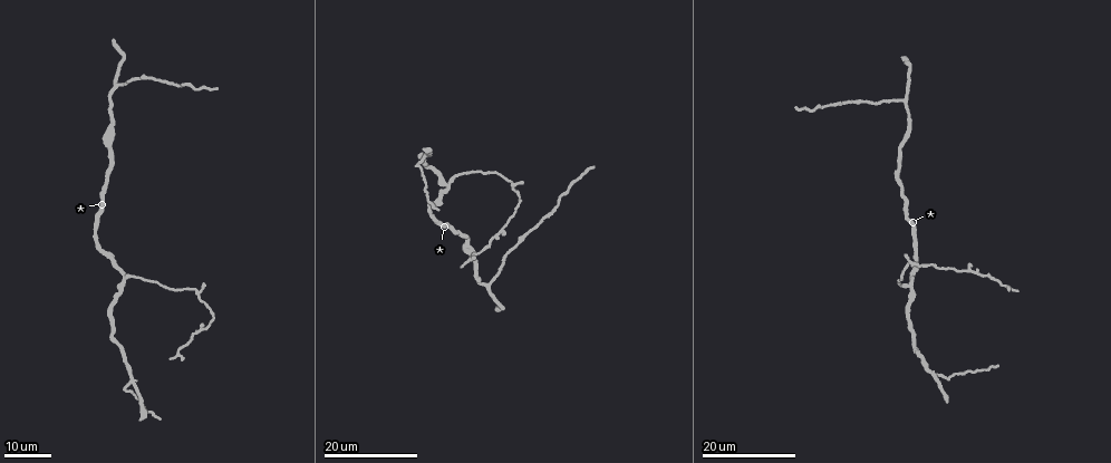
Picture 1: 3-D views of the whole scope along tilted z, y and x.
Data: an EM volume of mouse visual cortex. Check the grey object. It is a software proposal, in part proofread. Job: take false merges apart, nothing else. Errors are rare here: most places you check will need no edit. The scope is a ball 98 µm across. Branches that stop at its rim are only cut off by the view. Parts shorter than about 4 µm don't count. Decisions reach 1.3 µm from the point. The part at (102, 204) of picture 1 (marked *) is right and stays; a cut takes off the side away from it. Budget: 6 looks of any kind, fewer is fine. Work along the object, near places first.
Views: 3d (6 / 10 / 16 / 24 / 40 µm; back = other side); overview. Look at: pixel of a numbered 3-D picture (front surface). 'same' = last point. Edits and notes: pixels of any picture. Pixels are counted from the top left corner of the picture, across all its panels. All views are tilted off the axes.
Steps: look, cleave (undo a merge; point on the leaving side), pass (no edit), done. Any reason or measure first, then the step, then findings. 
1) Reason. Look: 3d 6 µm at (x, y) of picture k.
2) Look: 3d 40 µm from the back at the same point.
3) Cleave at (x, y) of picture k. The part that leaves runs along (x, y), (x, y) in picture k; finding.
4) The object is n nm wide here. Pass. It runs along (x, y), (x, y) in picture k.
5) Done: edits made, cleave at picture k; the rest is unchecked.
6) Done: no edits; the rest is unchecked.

Three arms meet. Look: 3d 16 µm at (513, 183) of picture 1.

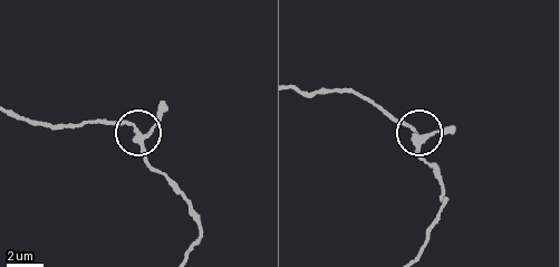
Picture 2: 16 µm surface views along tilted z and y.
Look: 3d 6 µm at (133, 125) of picture 2.

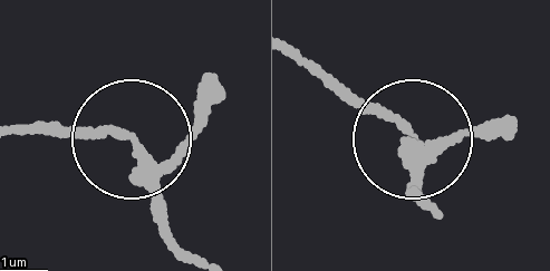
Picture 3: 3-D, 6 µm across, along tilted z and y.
Pass. Continuous, no second neuron.

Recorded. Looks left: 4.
Three-way junction. Look: 3d 24 µm at (448, 185) of picture 1.

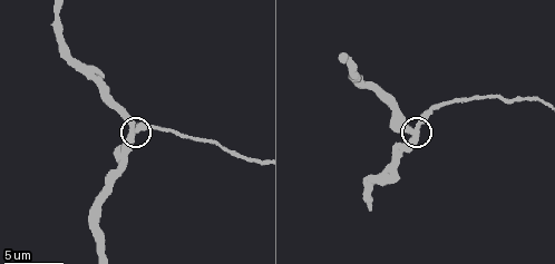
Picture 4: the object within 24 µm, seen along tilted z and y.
Look: 3d 6 µm at (412, 132) of picture 4.

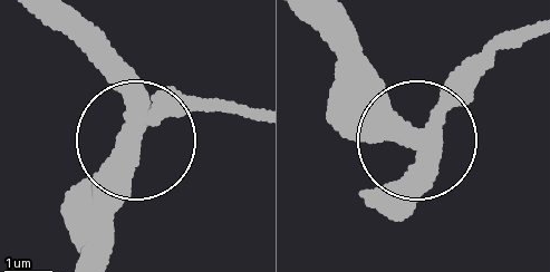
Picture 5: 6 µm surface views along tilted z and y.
Other side. Look: 3d 6 µm from the back at (135, 130) of picture 5.

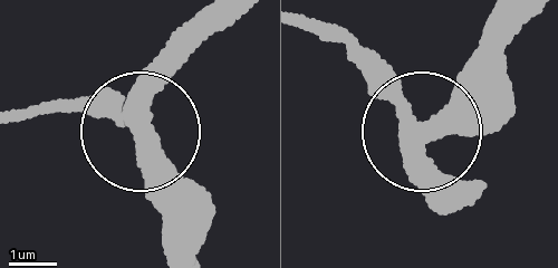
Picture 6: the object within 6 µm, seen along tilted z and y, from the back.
The side arm is 47 µm long. Pass. It runs along (220, 15), (152, 97), (136, 147), (167, 230) in picture 6; continuous, no second neuron.

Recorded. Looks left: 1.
Done: no edits; the rest is unchecked.

